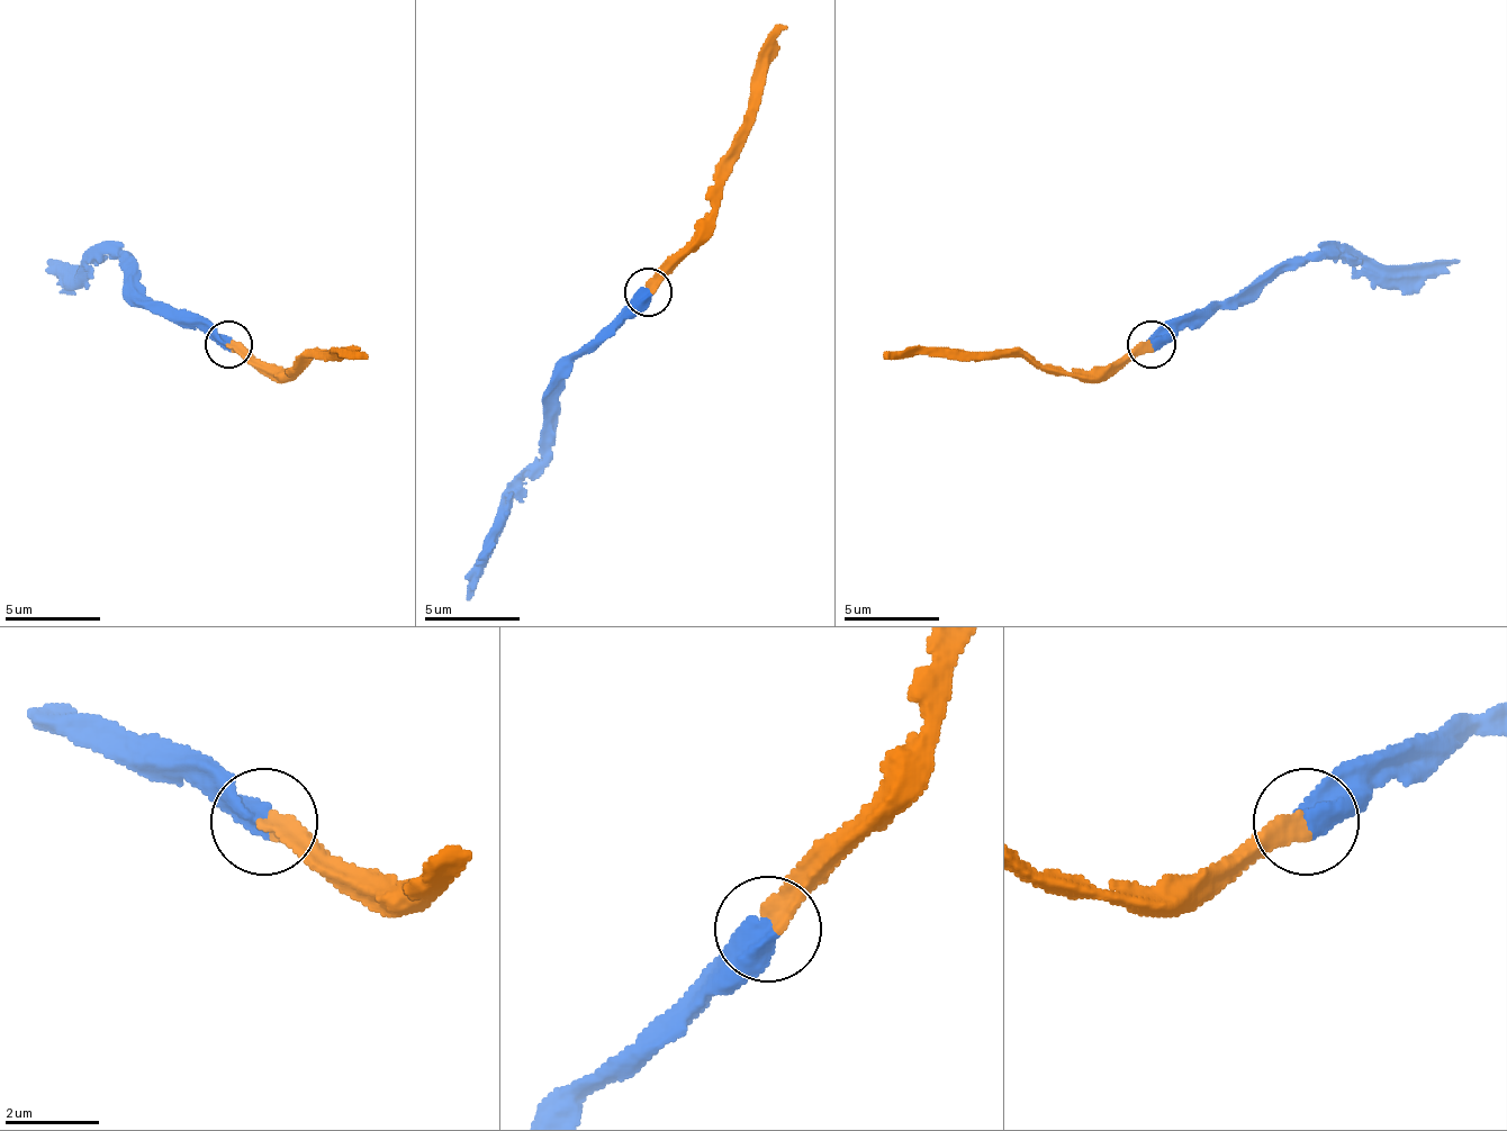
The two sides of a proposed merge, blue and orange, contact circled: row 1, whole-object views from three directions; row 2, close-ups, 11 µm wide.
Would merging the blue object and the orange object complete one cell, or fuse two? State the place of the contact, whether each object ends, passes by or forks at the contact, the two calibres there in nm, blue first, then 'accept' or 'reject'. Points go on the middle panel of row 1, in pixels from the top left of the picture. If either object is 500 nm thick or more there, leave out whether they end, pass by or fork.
(648, 291) | 500/400 nm | accept

